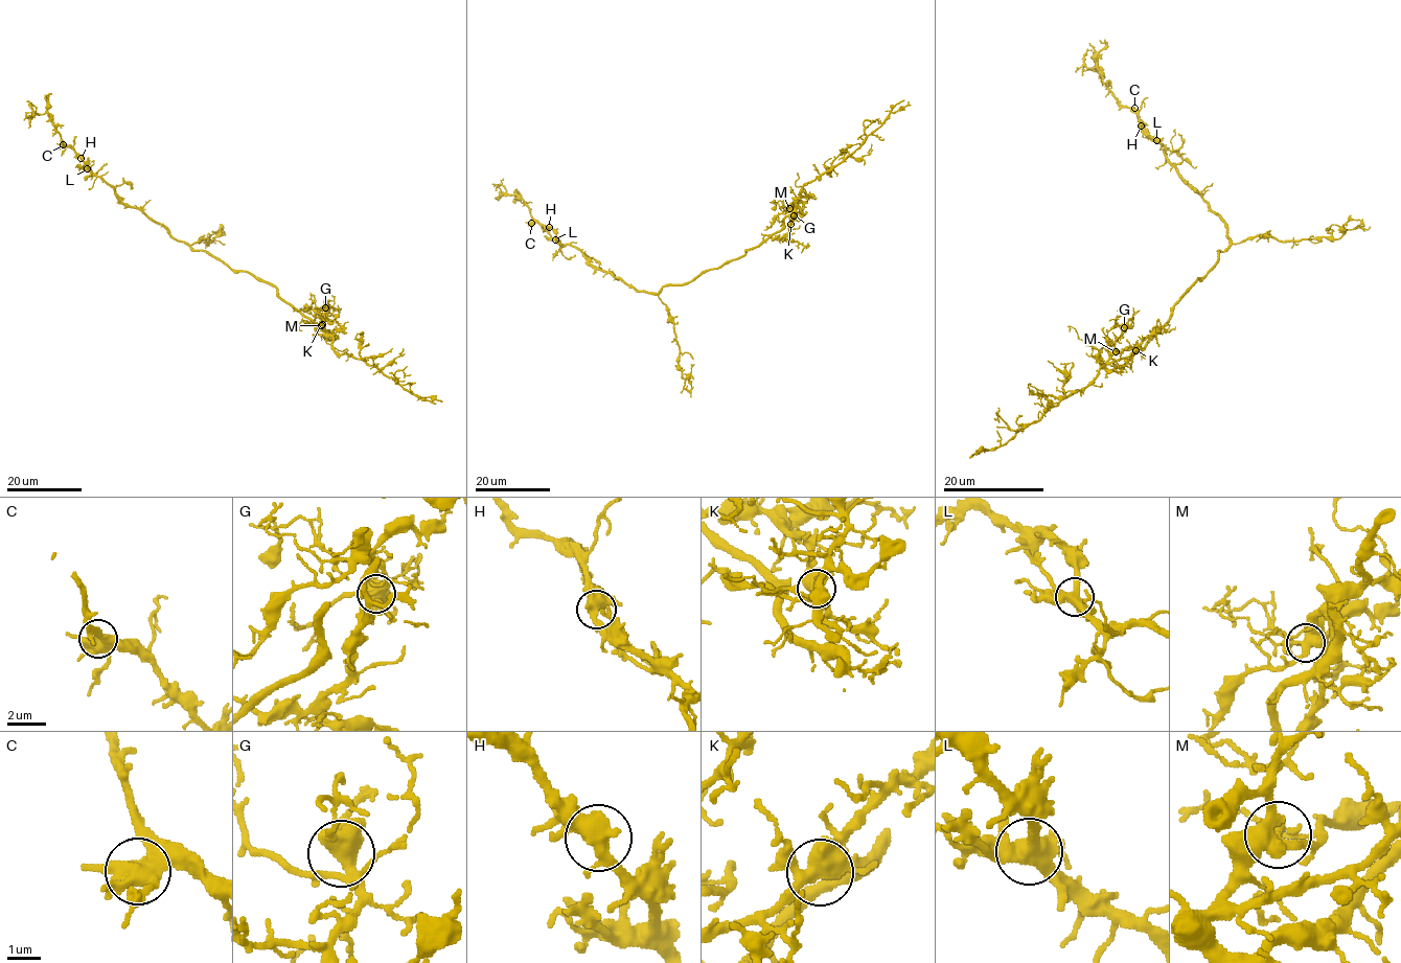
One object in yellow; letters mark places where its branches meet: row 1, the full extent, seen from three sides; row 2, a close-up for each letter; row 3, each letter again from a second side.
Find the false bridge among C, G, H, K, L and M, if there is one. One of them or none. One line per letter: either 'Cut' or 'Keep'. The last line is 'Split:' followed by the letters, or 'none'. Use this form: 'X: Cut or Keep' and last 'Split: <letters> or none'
C: Keep
G: Keep
H: Keep
K: Keep
L: Keep
M: Keep
Split: none

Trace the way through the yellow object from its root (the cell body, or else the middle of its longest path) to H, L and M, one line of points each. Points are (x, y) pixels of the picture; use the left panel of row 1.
H: (232, 269), (207, 253), (193, 250), (177, 241), (140, 210), (127, 207), (114, 189), (94, 176), (81, 158)
L: (232, 269), (207, 253), (193, 250), (177, 241), (140, 210), (127, 207), (112, 186), (87, 168)
M: (232, 269), (248, 272), (271, 282), (280, 297), (298, 310), (314, 308), (320, 315), (325, 333), (321, 325)

